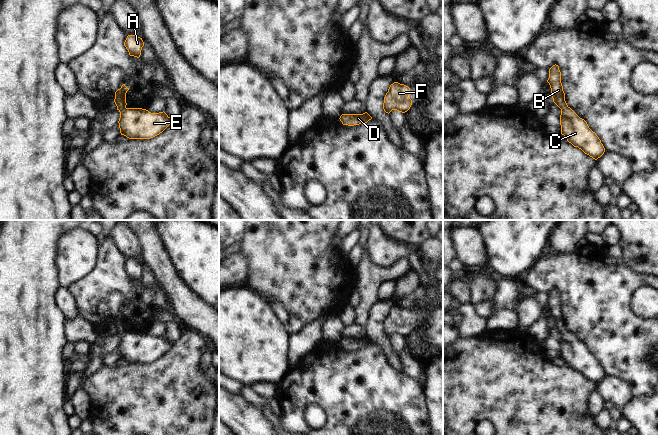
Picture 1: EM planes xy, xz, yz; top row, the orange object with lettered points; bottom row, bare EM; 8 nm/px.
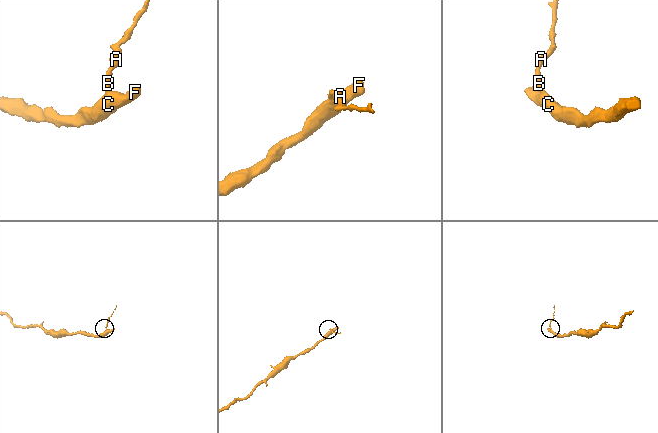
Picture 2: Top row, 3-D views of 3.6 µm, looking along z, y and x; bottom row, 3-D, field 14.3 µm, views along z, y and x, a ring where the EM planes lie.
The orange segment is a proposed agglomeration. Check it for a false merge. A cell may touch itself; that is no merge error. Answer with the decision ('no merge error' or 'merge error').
no merge error

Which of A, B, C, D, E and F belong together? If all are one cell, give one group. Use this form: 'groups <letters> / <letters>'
groups A B C D E F

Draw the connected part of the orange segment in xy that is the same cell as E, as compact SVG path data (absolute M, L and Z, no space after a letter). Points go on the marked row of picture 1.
M123 84L120 89L115 92L114 102L117 110L120 112L119 128L121 135L129 139L150 139L162 133L175 118L170 118L164 111L159 113L151 113L142 108L127 108L126 93L129 90Z

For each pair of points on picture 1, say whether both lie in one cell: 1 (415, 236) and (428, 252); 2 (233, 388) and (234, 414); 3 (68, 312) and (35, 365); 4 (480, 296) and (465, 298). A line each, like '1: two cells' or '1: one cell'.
1: two cells
2: two cells
3: two cells
4: two cells

